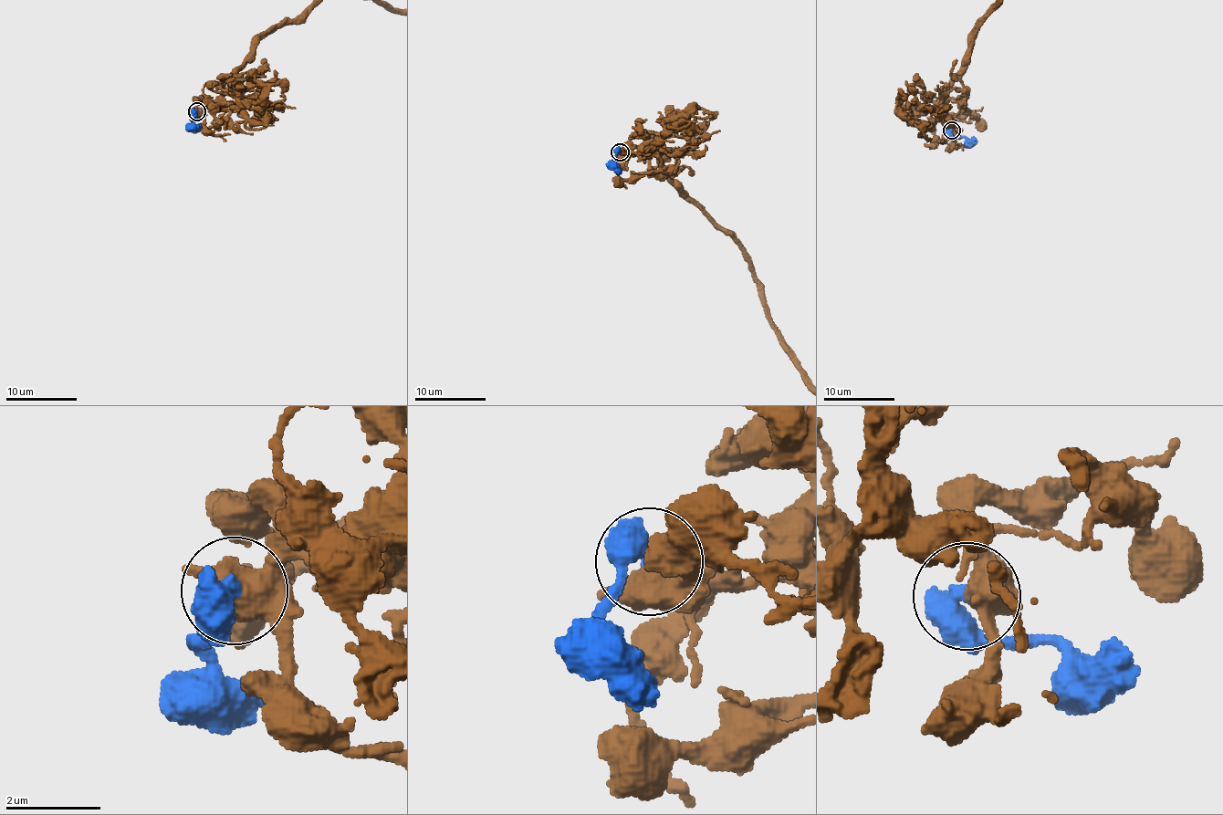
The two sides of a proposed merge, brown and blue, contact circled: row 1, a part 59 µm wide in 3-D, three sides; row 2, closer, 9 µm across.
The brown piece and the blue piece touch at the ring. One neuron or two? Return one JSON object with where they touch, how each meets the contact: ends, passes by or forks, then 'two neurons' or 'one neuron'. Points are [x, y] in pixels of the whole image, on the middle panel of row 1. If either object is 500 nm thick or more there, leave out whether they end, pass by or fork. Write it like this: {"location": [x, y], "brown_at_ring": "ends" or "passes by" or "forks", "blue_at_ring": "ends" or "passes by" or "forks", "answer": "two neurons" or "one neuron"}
{"location": [620, 152], "answer": "one neuron"}

